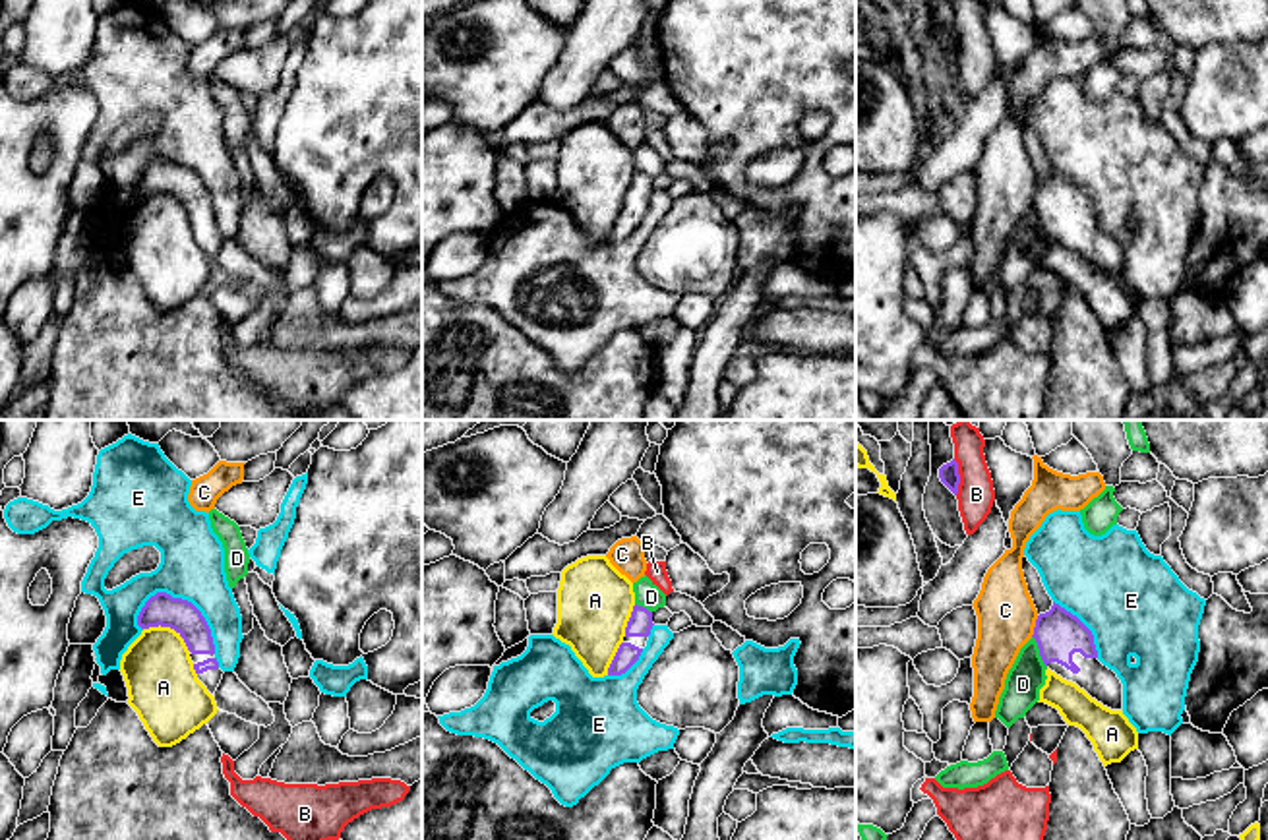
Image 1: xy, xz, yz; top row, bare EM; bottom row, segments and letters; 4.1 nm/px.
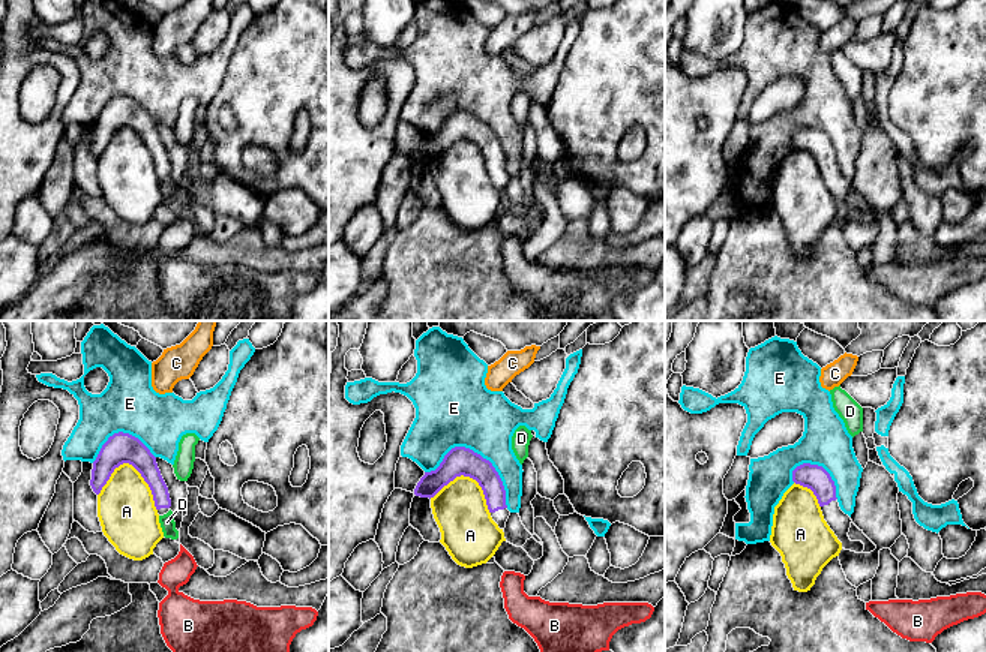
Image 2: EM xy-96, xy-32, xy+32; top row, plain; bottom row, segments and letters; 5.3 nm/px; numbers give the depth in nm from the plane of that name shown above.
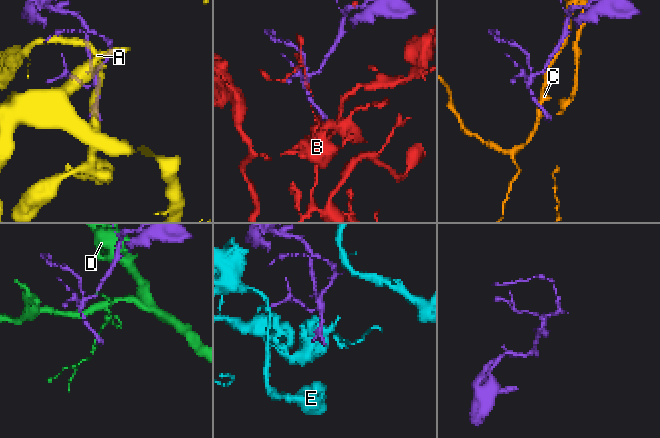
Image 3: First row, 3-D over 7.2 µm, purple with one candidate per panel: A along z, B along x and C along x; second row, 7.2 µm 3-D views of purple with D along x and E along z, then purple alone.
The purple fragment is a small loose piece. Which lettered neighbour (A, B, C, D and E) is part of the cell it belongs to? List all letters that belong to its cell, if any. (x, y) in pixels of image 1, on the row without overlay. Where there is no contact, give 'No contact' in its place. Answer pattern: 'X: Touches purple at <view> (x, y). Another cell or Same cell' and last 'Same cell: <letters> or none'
A: Touches purple at xy (169, 192). Another cell
B: Touches purple at yz (959, 43). Another cell
C: Touches purple at yz (1036, 192). Another cell
D: Touches purple at yz (1040, 217). Another cell
E: Touches purple at xy (190, 169). Another cell
Same cell: none

